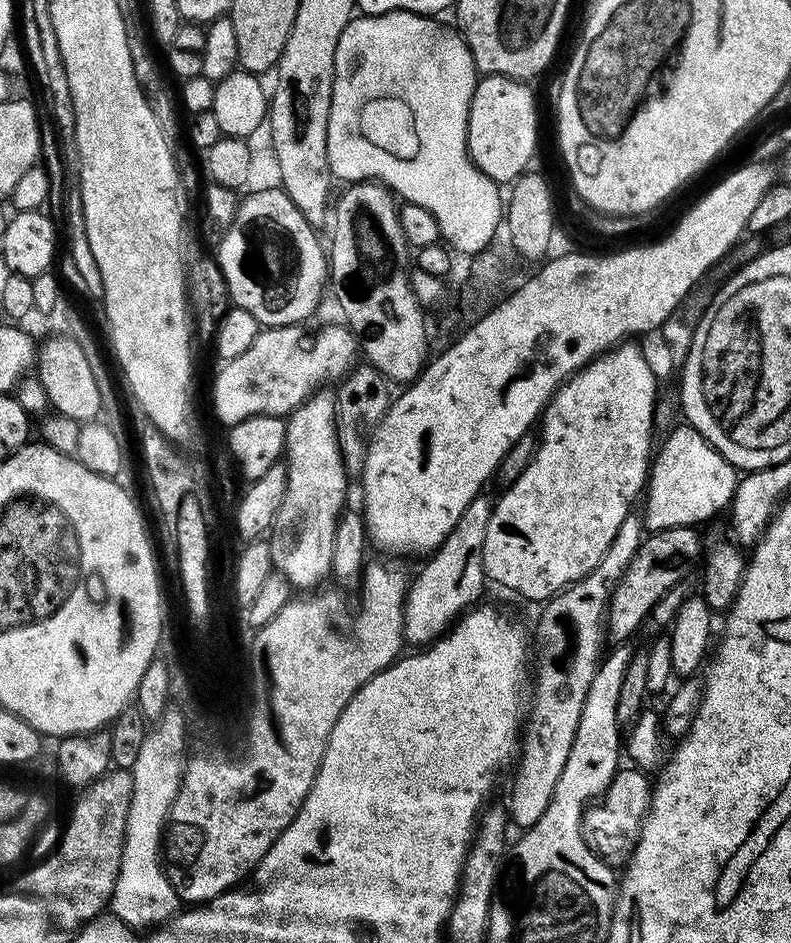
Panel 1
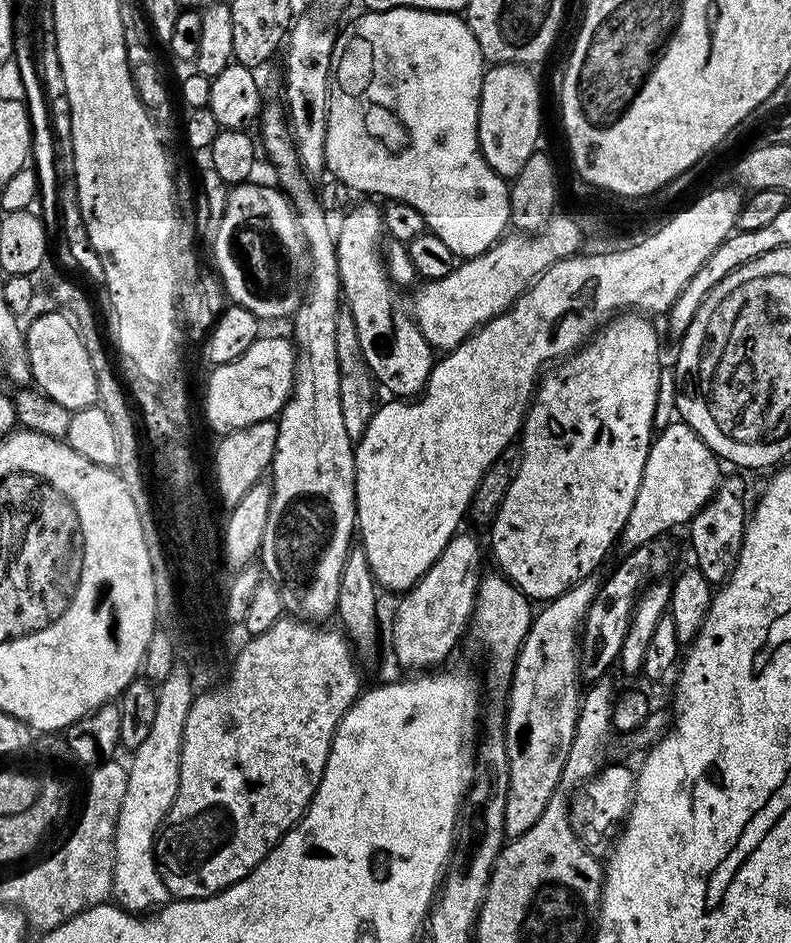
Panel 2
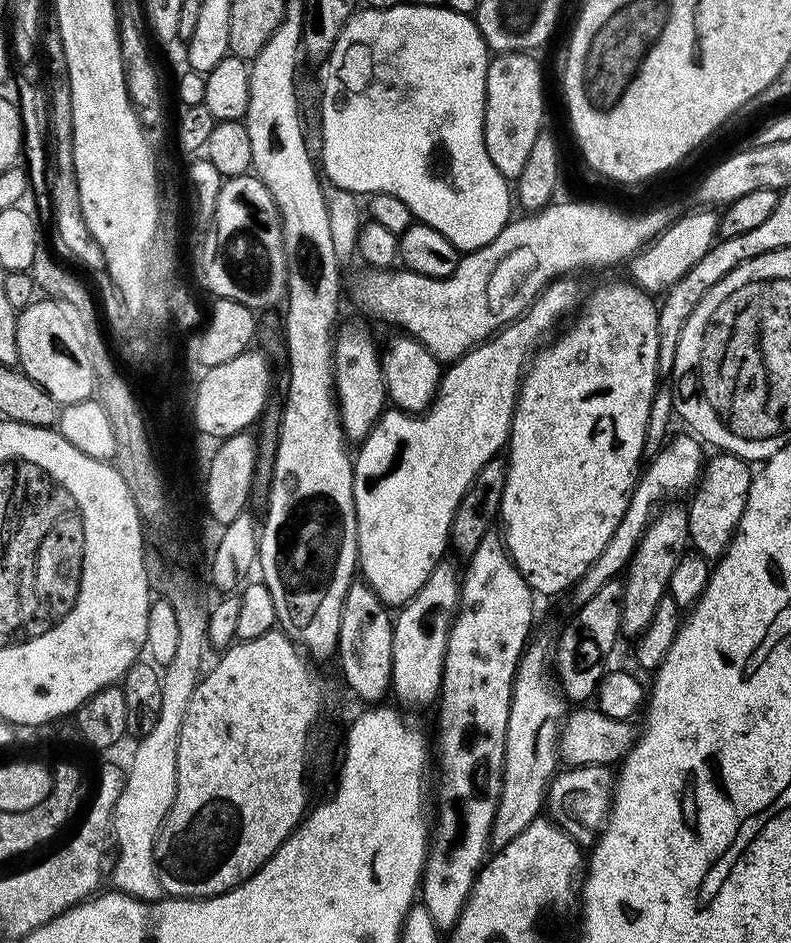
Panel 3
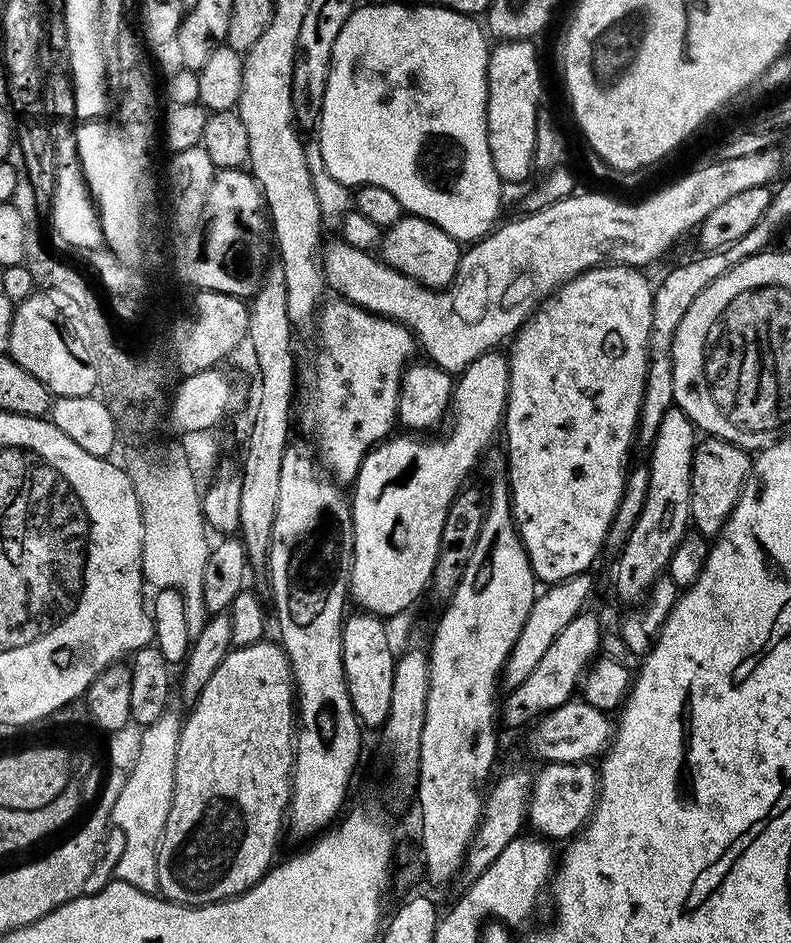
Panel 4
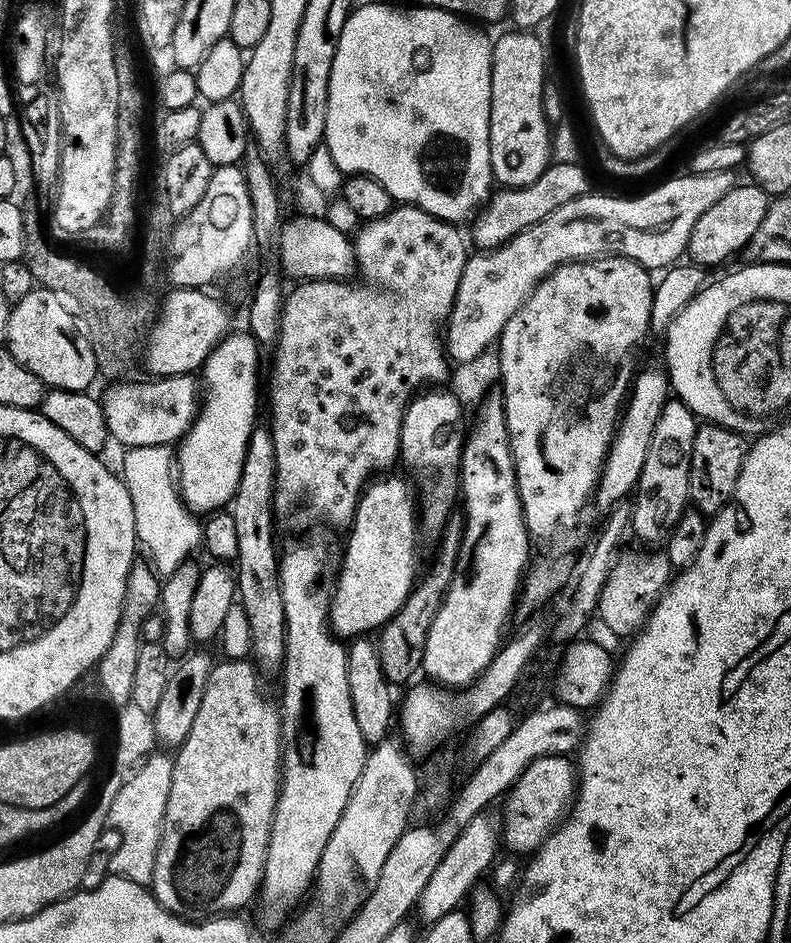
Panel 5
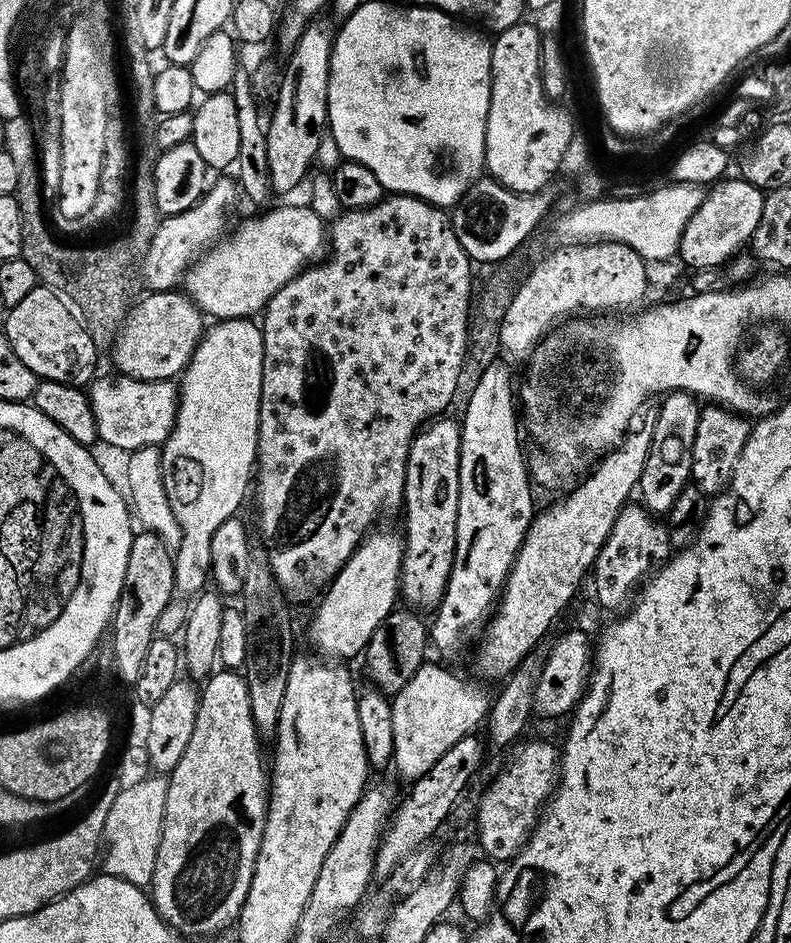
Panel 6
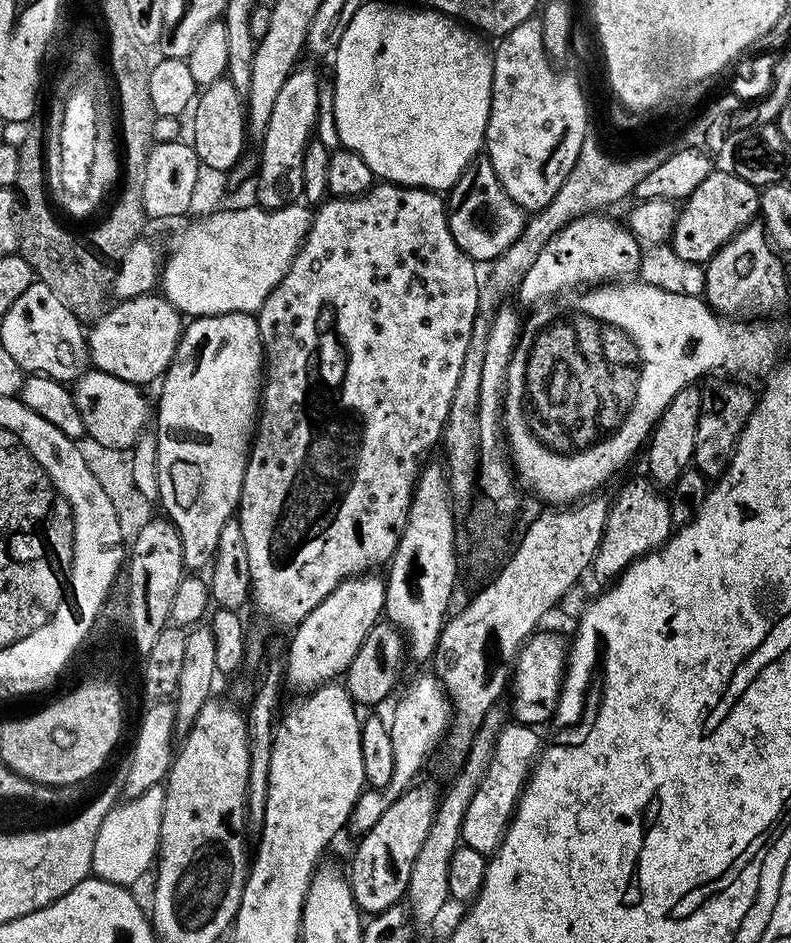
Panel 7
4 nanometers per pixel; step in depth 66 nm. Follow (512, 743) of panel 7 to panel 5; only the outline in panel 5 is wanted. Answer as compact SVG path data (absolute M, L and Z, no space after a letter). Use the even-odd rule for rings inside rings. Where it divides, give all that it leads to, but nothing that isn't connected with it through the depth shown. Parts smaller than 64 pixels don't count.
M568 756L538 758L517 778L503 797L502 844L512 852L531 854L560 827L576 799L578 768Z

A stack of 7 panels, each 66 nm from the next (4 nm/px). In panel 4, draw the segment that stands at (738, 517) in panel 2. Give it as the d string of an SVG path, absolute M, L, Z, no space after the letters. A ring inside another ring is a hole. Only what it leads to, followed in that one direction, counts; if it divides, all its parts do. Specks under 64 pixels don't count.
M708 436L697 443L690 478L690 524L695 531L707 538L720 535L742 494L742 486L750 474L752 462L749 449L734 446L728 440Z

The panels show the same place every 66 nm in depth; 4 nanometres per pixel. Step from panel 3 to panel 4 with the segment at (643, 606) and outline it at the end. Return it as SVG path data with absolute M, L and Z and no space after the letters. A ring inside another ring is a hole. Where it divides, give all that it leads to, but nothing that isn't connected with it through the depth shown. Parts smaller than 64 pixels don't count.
M672 407L670 410L666 410L666 414L662 418L662 422L658 426L658 434L652 439L650 445L650 451L652 451L652 457L648 460L648 489L643 489L642 503L640 505L640 513L638 514L637 521L634 522L633 529L630 530L629 537L626 538L624 549L619 555L615 557L616 562L616 596L622 603L628 604L624 606L636 606L641 603L649 595L650 589L657 580L661 579L668 571L668 563L671 560L671 556L674 554L674 550L678 548L678 544L682 542L683 538L690 531L690 521L692 515L690 514L690 478L692 477L692 459L696 453L696 445L698 443L698 429L695 424L692 423L692 419L678 407Z

